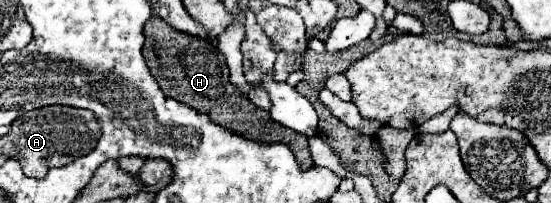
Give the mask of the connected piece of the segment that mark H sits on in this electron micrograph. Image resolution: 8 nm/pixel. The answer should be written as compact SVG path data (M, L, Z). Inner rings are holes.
M151 16L145 22L143 32L145 32L145 44L143 44L145 62L151 70L151 74L157 78L157 84L161 86L161 90L167 96L171 96L183 104L189 104L191 108L197 108L199 112L207 112L215 124L225 126L233 132L239 132L247 138L251 136L253 140L285 142L295 152L303 170L313 166L307 136L271 120L269 112L257 108L251 100L247 100L241 94L241 90L237 86L231 84L229 68L227 68L225 56L215 46L217 42L201 40L199 36L189 36L185 32L181 34L173 26L165 24L165 20L161 20L159 16Z

